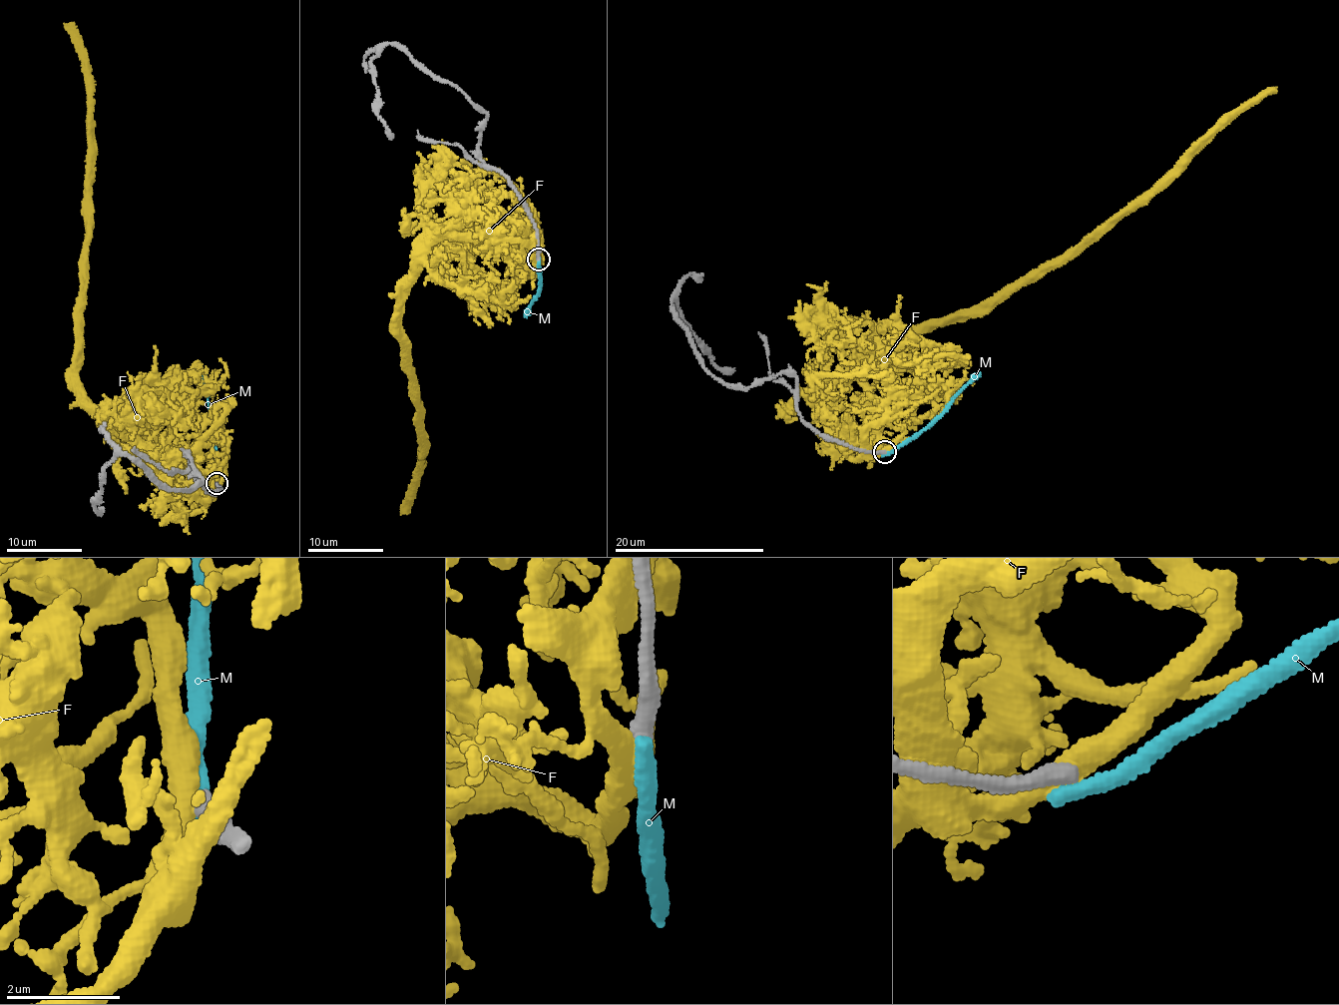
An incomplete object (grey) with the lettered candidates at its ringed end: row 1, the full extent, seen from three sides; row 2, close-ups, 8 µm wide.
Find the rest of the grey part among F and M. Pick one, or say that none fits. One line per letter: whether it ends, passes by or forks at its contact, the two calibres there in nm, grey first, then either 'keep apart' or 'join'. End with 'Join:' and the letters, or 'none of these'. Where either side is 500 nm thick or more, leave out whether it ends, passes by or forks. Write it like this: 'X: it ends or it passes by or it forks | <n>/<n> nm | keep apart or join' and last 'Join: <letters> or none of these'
F: it passes by | 360/440 nm | keep apart
M: it ends | 340/360 nm | keep apart
Join: none of these

